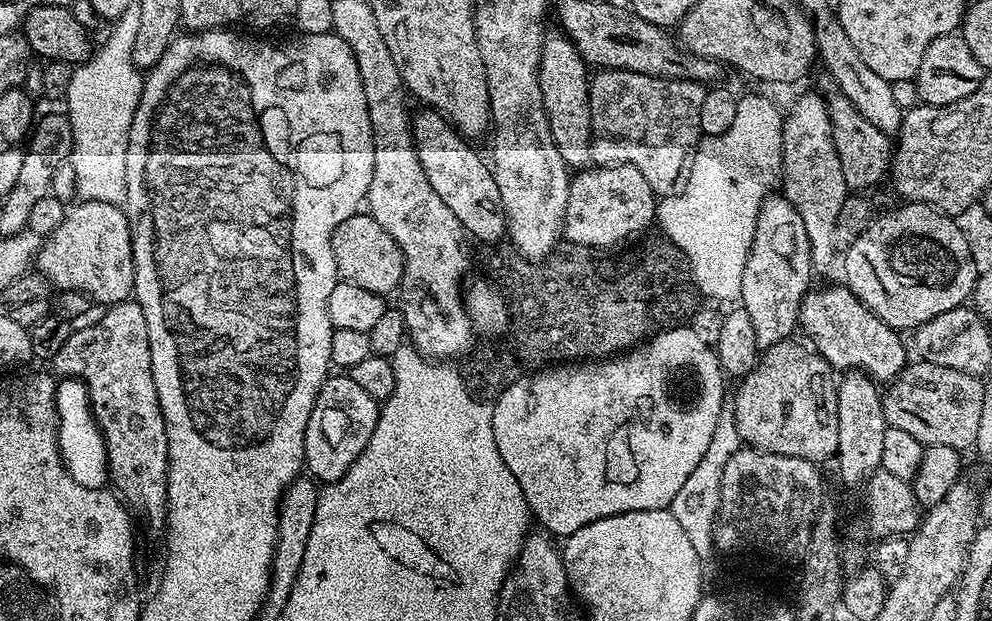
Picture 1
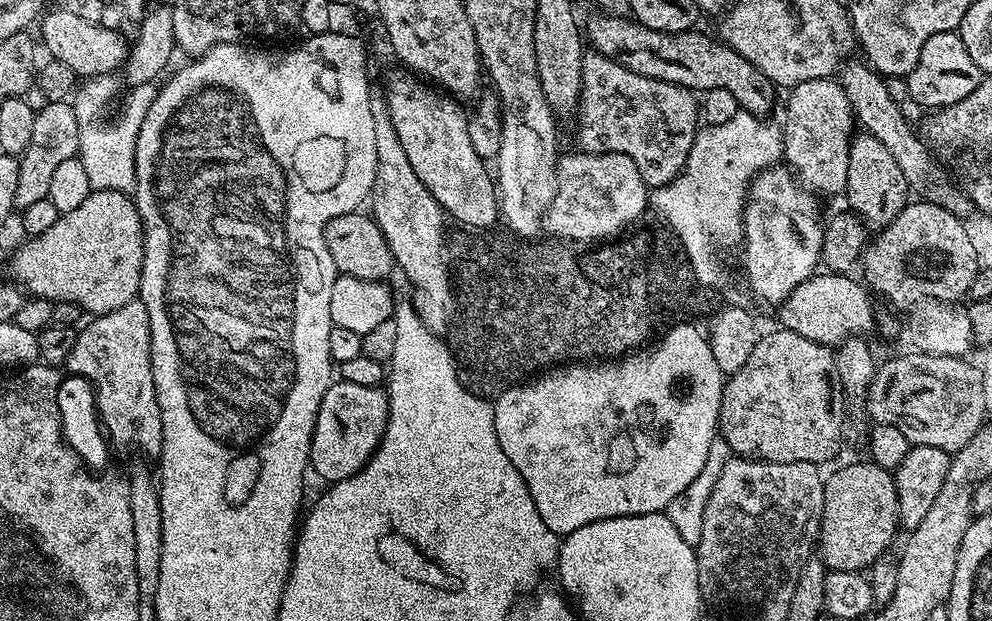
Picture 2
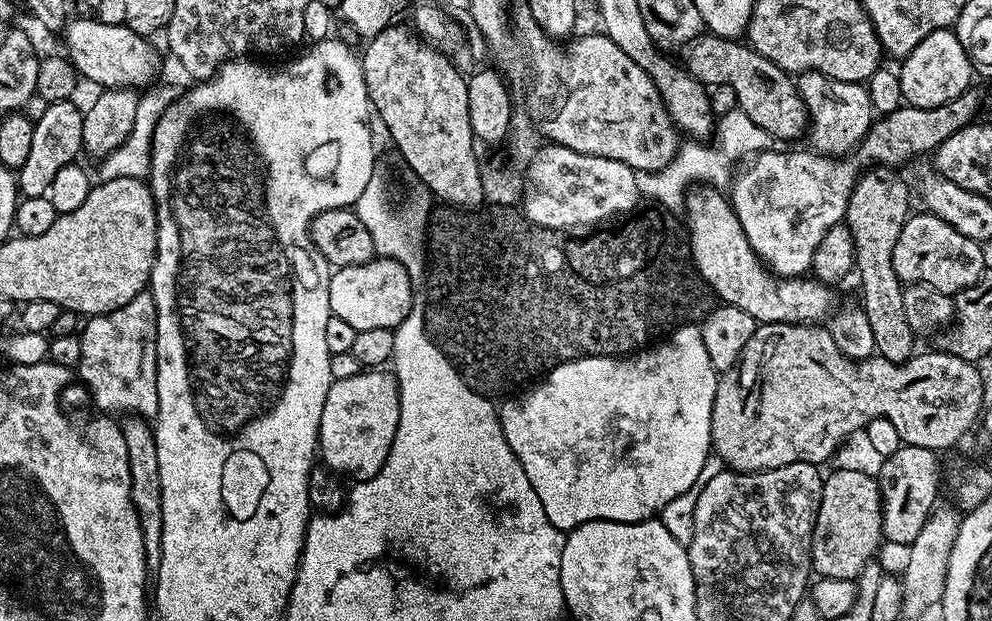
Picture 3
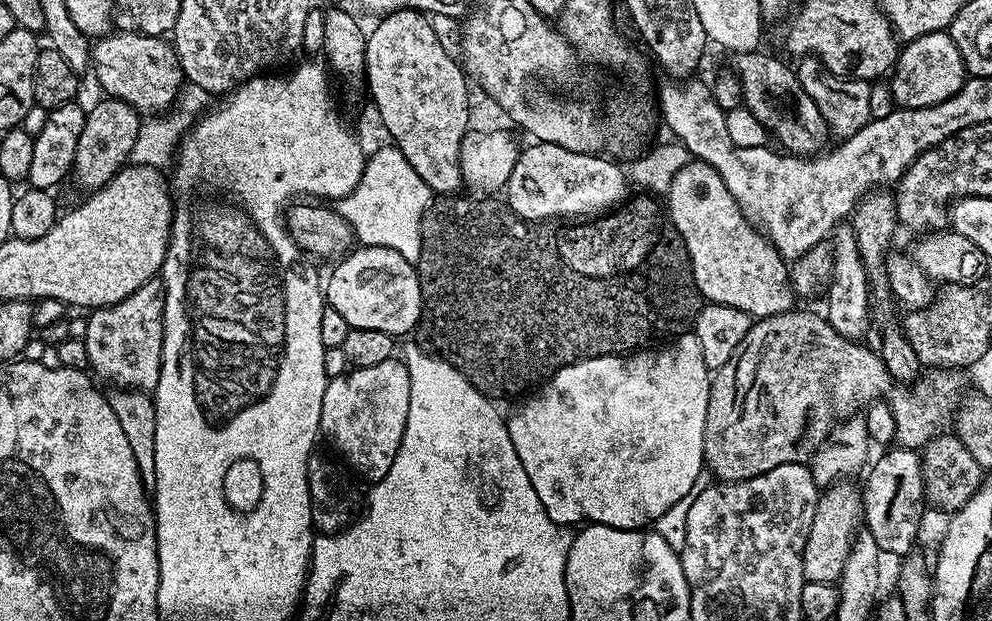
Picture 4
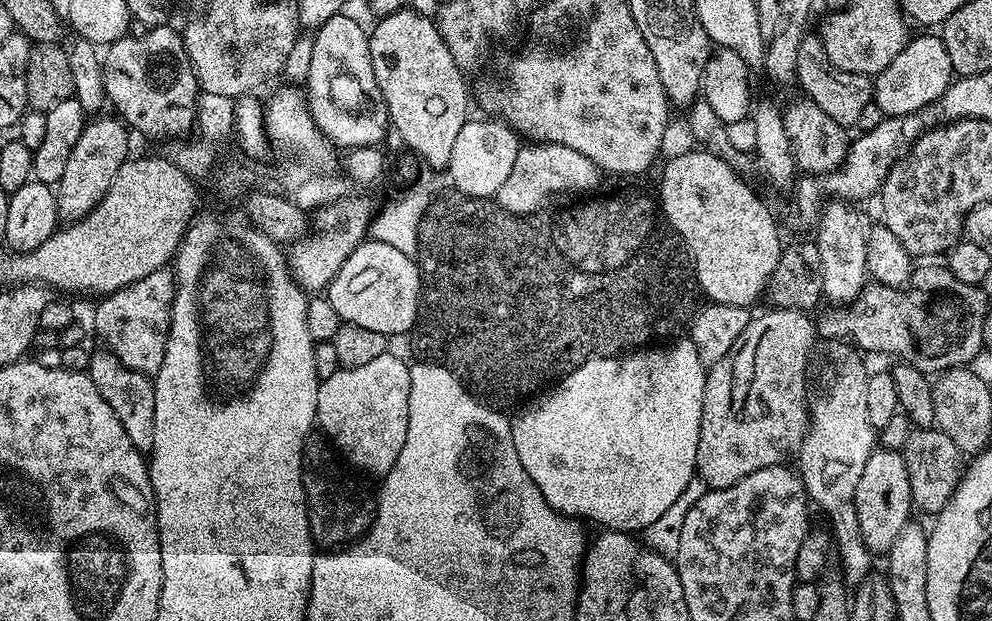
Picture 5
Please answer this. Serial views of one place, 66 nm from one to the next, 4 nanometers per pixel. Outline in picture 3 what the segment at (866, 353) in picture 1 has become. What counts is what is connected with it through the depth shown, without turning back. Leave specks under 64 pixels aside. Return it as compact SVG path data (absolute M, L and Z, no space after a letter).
M711 186L693 187L686 196L687 212L688 228L686 226L686 237L688 243L691 244L693 262L698 270L704 271L707 276L705 285L715 291L721 301L729 303L730 306L738 306L738 310L746 310L746 314L750 314L750 318L754 318L757 325L820 324L829 319L830 313L833 311L833 289L827 284L821 284L815 278L777 279L773 276L754 254L746 234L742 230L742 222L738 222L729 197L723 191Z

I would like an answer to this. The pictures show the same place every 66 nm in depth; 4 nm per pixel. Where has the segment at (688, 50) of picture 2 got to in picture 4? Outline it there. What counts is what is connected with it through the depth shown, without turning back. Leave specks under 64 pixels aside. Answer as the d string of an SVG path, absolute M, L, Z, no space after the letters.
M764 50L755 52L738 52L735 53L734 71L742 86L742 94L744 95L743 107L750 110L750 114L754 114L754 118L758 118L758 122L762 122L762 126L768 131L769 137L774 140L776 138L781 149L785 153L794 156L814 156L825 151L827 140L830 140L830 129L826 118L822 118L822 110L818 110L818 106L814 106L814 98L810 98L810 94L806 94L806 90L800 85L800 79L796 77L795 71L790 67L787 68L782 61L776 56L767 56Z

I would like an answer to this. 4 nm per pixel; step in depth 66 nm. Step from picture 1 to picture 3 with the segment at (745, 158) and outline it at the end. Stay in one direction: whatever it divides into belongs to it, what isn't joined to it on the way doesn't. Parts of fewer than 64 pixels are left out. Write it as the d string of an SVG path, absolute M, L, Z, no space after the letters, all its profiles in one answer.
M739 110L728 112L719 117L711 143L681 143L675 158L665 168L657 172L639 173L636 181L640 187L640 195L644 198L649 196L650 199L657 200L655 202L657 205L668 210L683 209L686 204L686 193L690 186L700 185L711 186L717 190L727 189L734 179L734 169L741 161L761 152L769 151L769 148L770 137L766 130L762 130L762 126L750 122L750 118L746 118L744 112Z

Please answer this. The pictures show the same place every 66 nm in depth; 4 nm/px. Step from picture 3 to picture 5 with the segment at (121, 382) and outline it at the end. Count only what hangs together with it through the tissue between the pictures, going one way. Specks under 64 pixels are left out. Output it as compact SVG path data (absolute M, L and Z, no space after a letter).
M167 267L138 278L130 286L103 297L96 308L96 332L105 349L135 372L155 377L162 366L162 358L168 341L168 324L172 321L172 303L176 293L175 275Z

